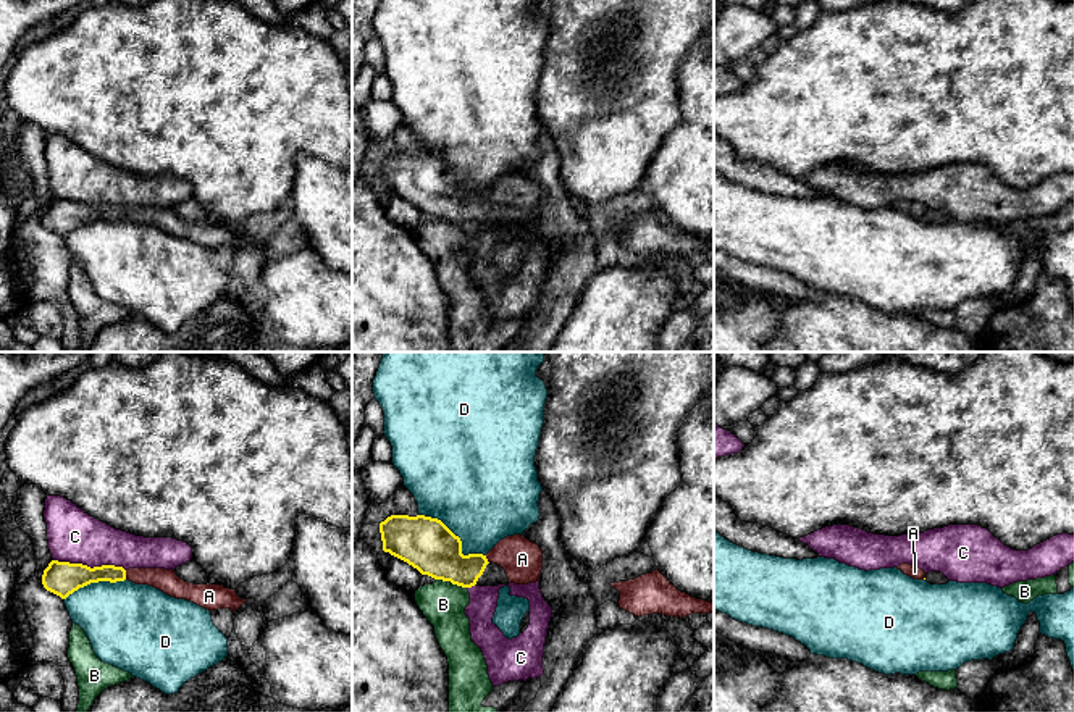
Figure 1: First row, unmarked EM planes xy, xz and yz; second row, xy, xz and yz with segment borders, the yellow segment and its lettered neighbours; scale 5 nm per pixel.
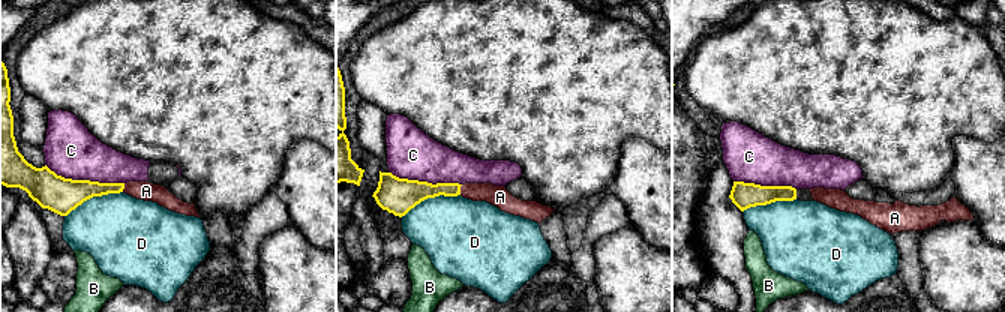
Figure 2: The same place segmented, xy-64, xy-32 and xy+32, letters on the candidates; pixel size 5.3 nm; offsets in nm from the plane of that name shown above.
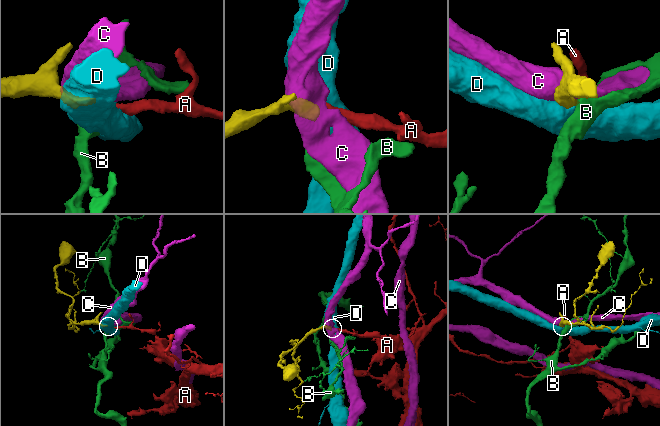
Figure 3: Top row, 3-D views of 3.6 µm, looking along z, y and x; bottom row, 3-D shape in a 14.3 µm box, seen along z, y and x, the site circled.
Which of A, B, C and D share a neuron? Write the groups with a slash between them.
A / B / C / D

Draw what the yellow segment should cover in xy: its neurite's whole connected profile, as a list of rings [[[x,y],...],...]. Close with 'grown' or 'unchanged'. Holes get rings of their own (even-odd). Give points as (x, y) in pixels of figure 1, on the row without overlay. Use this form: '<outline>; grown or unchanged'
[[[52,199],[44,208],[42,223],[47,229],[66,237],[69,232],[90,221],[99,220],[124,220],[153,224],[165,232],[191,239],[207,249],[231,247],[237,249],[247,237],[241,237],[236,228],[221,223],[194,223],[181,218],[174,208],[165,207],[129,207],[115,203],[87,205],[82,202],[69,202]]]; grown

